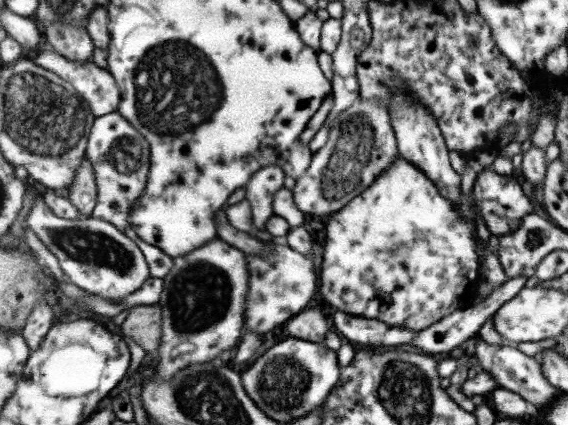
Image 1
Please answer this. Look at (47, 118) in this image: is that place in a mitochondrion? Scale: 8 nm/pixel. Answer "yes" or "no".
yes

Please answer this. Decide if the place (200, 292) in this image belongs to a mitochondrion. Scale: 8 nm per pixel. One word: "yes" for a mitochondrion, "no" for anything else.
yes

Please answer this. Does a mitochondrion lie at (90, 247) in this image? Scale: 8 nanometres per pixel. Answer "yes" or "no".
yes

